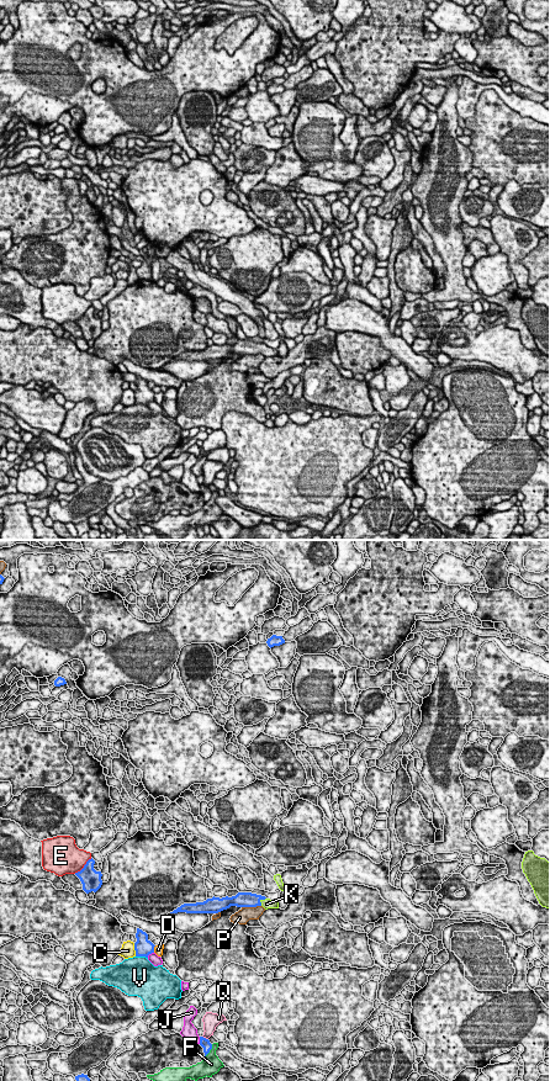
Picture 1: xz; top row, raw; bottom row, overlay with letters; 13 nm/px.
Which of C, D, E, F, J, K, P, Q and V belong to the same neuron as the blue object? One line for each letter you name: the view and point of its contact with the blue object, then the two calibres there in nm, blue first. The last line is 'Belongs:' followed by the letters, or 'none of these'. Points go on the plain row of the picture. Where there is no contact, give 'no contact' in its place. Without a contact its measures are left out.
K: xz (259, 349) | 190/130 nm
Belongs: K

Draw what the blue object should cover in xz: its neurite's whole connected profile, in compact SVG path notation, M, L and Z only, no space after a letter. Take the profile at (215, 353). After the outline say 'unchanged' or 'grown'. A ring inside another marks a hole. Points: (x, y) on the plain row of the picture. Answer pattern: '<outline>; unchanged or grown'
M238 340L232 345L212 345L203 350L184 351L170 361L186 360L186 361L218 361L231 354L237 355L257 355L263 354L268 356L279 356L279 350L266 346L265 344L252 340Z; grown

